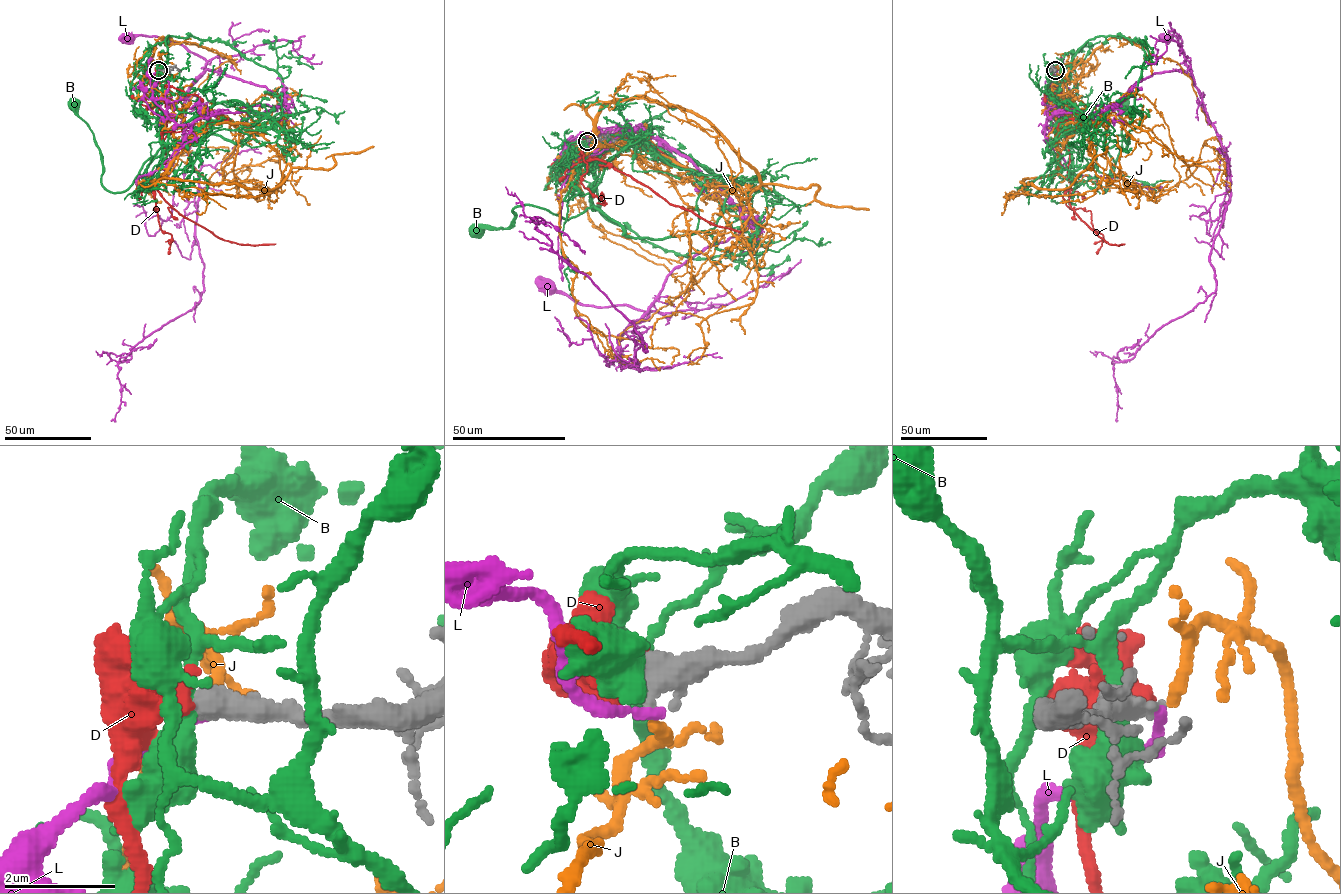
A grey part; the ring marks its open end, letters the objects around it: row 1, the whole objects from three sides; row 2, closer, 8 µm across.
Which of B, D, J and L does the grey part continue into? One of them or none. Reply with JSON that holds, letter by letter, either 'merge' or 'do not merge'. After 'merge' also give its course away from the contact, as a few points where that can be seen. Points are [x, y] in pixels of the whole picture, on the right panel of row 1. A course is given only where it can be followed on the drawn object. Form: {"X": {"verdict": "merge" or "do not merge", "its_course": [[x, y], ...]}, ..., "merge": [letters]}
{"B": {"verdict": "do not merge"}, "D": {"verdict": "do not merge"}, "J": {"verdict": "merge", "its_course": [[1055, 69], [1069, 81], [1052, 108], [1057, 144], [1062, 124], [1144, 95], [1212, 193]]}, "L": {"verdict": "do not merge"}, "merge": ["J"]}

